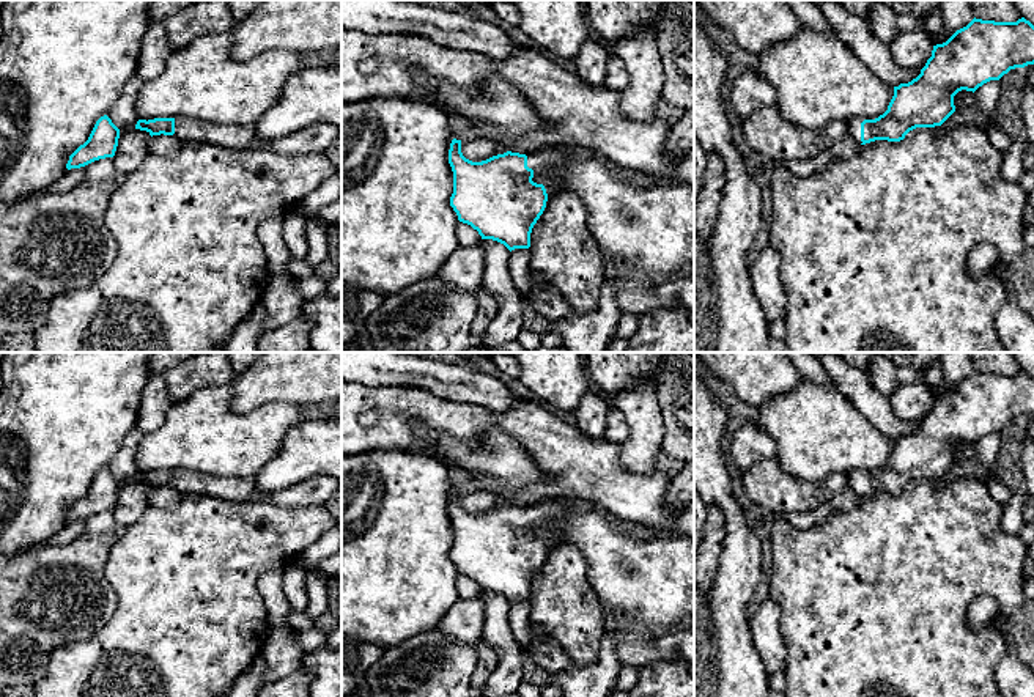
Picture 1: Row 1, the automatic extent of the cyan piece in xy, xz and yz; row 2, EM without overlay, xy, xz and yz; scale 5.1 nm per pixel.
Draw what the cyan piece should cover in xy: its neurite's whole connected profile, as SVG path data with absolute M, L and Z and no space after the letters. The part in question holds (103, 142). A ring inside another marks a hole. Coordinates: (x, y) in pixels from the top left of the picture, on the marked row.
M107 115L101 116L96 121L88 140L69 156L66 168L80 168L94 160L113 157L118 146L118 138L120 129Z

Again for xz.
M453 138L449 164L453 171L453 194L450 206L458 220L478 231L482 239L504 244L510 252L530 247L530 233L548 201L545 183L559 176L570 154L559 148L548 148L529 154L507 151L482 162L472 162L461 153L461 140Z

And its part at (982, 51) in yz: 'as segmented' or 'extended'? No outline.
extended

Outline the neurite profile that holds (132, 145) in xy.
M129 87L107 116L120 129L118 146L115 151L113 165L116 173L129 175L134 171L148 154L150 132L135 127L138 116L135 110L135 87Z

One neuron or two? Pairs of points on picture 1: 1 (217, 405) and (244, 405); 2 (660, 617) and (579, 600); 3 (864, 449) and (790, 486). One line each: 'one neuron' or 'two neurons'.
1: two neurons
2: two neurons
3: two neurons

